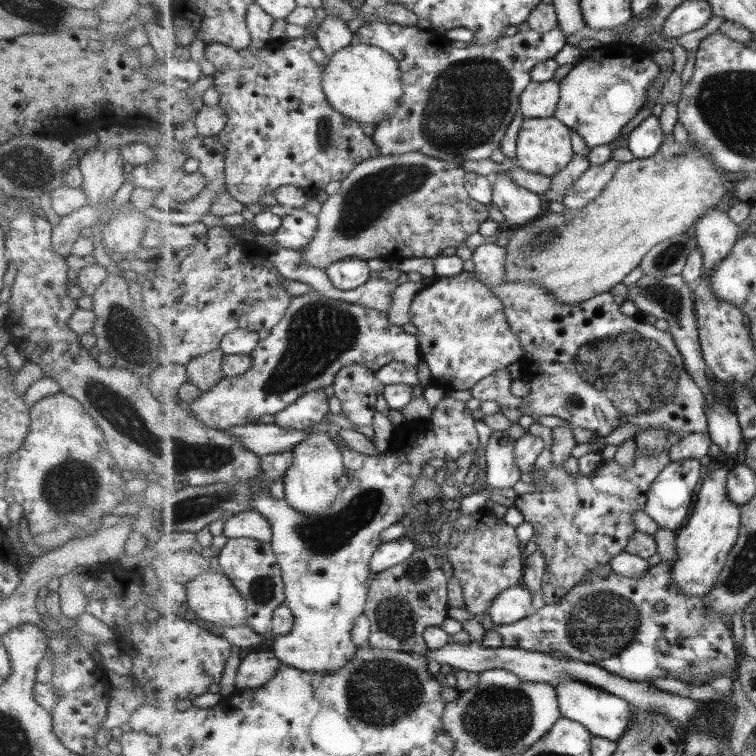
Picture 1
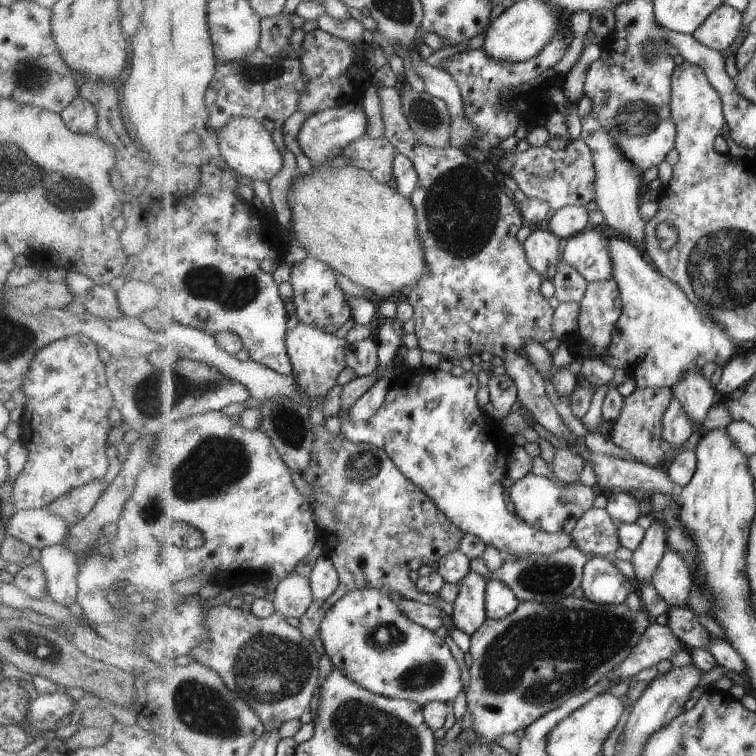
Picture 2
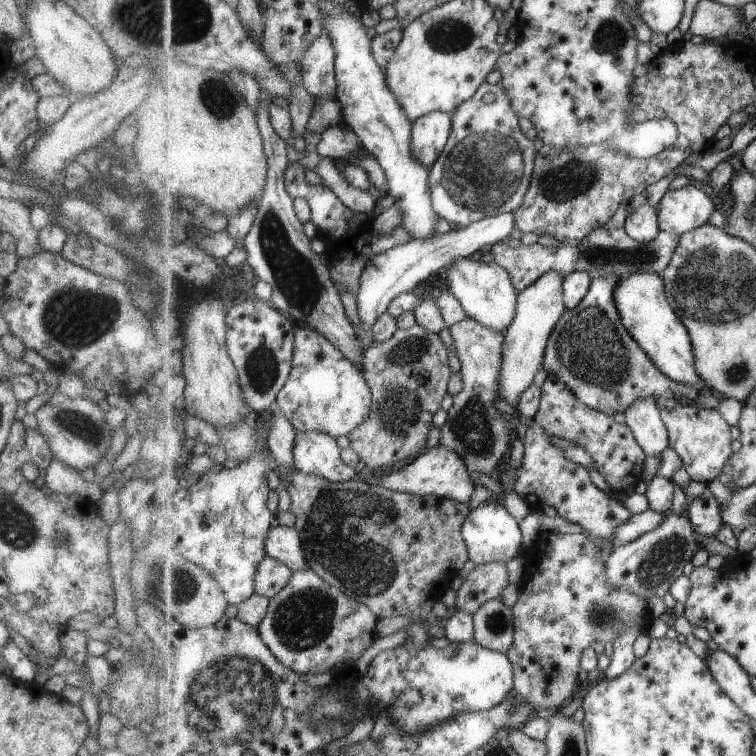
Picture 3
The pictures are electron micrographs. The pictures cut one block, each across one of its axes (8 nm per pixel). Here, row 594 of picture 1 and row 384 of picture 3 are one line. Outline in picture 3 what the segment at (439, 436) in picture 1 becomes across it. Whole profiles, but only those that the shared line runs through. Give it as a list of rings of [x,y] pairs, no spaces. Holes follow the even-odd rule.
[[[299,326],[296,331],[292,371],[279,391],[275,405],[293,423],[297,432],[317,431],[333,438],[347,436],[370,417],[372,390],[363,370],[358,370],[325,335]]]

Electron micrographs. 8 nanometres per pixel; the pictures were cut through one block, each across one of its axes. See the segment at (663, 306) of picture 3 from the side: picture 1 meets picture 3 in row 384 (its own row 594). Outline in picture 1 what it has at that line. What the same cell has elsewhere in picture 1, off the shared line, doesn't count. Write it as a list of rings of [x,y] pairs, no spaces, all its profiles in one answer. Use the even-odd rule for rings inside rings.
[[[721,466],[709,473],[707,478],[700,486],[700,492],[698,493],[698,498],[695,504],[695,509],[692,512],[691,520],[688,520],[688,523],[682,529],[680,529],[680,532],[678,533],[678,559],[676,562],[671,562],[671,564],[673,564],[672,567],[674,568],[672,570],[672,577],[673,580],[678,584],[680,591],[683,591],[685,594],[702,597],[709,594],[713,588],[715,588],[715,585],[718,583],[718,578],[721,574],[721,571],[726,567],[731,551],[735,548],[739,537],[742,535],[742,508],[739,505],[734,504],[734,501],[731,500],[730,493],[728,492],[728,477],[730,476],[731,471],[732,470],[729,470],[729,468]]]

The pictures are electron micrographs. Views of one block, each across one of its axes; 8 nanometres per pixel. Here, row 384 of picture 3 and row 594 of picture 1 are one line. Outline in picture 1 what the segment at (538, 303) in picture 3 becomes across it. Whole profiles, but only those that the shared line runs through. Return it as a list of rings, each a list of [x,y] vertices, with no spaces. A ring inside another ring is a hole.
[[[523,584],[502,592],[489,608],[490,618],[497,626],[513,624],[526,619],[533,609],[533,594]]]

